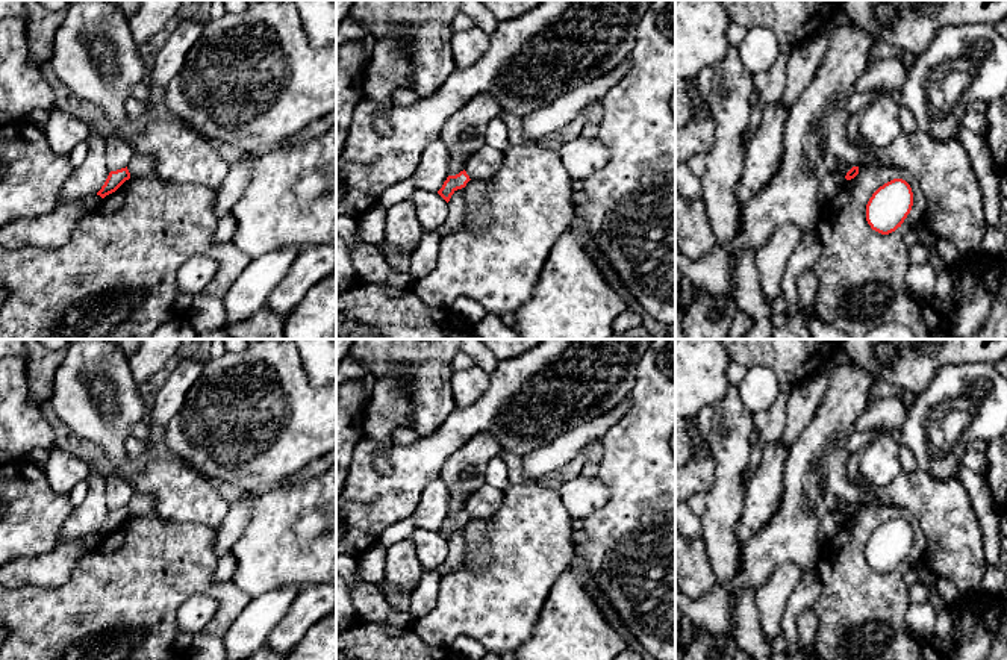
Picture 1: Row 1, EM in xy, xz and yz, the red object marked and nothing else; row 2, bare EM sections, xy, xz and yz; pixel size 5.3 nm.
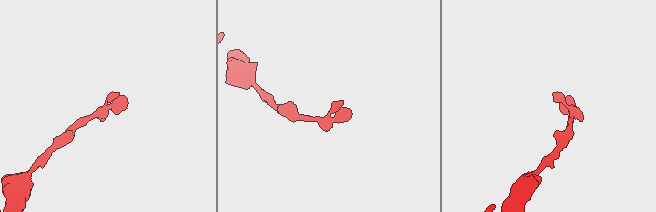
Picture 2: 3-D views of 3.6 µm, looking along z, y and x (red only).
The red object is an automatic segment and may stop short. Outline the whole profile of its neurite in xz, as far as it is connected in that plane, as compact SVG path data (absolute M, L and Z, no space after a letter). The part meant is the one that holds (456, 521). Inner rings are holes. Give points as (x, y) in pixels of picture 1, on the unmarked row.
M465 509L456 515L448 515L447 519L444 521L442 527L438 530L438 533L448 542L451 534L457 528L465 527L469 519L471 518Z

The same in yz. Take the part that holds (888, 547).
M893 518L880 525L866 543L866 560L872 569L889 574L895 571L913 545L913 531L903 518Z

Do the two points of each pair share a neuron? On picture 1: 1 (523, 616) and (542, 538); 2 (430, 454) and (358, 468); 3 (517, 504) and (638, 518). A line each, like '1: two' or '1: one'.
1: one
2: one
3: two

